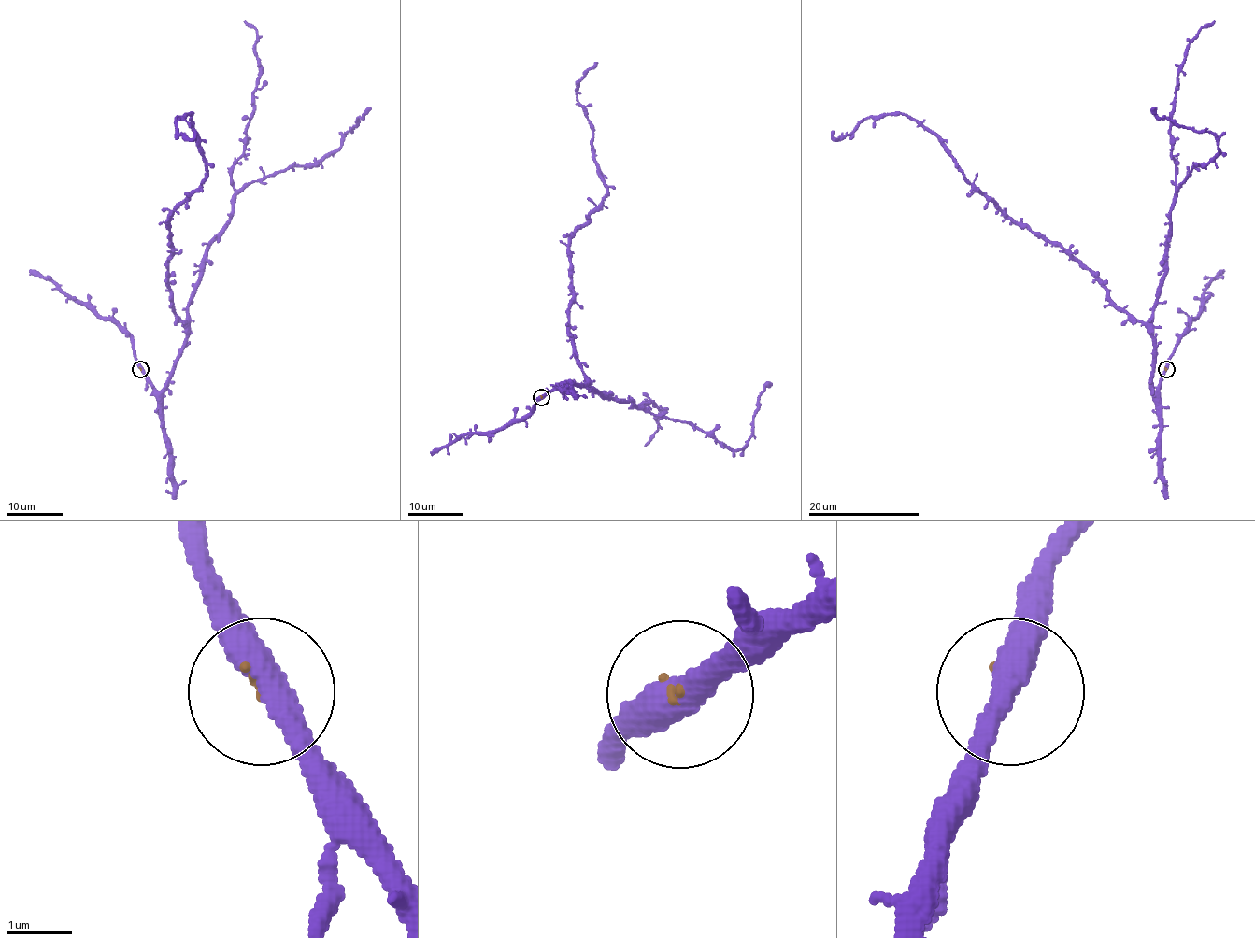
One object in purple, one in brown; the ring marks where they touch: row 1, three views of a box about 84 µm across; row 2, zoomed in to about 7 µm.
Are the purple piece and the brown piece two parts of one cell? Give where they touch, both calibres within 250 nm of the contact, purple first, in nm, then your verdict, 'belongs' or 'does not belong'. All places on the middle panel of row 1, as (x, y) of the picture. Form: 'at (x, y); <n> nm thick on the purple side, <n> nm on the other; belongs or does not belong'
at (541, 397); 420 nm thick on the purple side, 70 nm on the other; belongs

